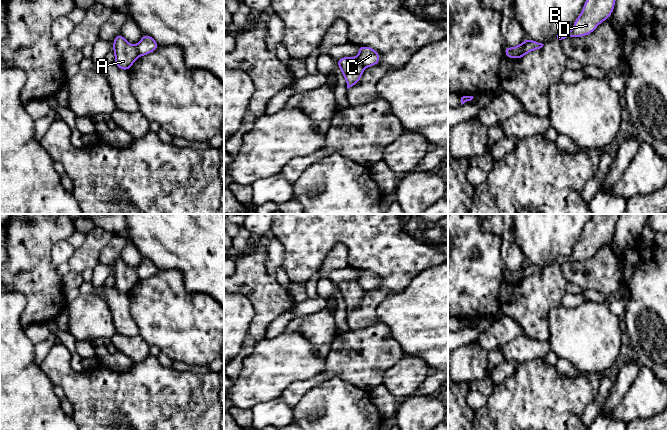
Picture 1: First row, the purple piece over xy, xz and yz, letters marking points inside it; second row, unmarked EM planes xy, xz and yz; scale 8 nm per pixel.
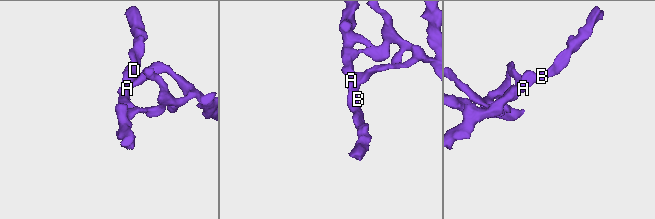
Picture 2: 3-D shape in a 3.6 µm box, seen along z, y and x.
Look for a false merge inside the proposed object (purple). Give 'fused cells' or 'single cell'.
fused cells

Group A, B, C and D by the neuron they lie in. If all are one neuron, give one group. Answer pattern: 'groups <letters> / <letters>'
groups A B D / C

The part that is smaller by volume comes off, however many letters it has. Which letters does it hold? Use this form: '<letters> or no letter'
A, B, D

